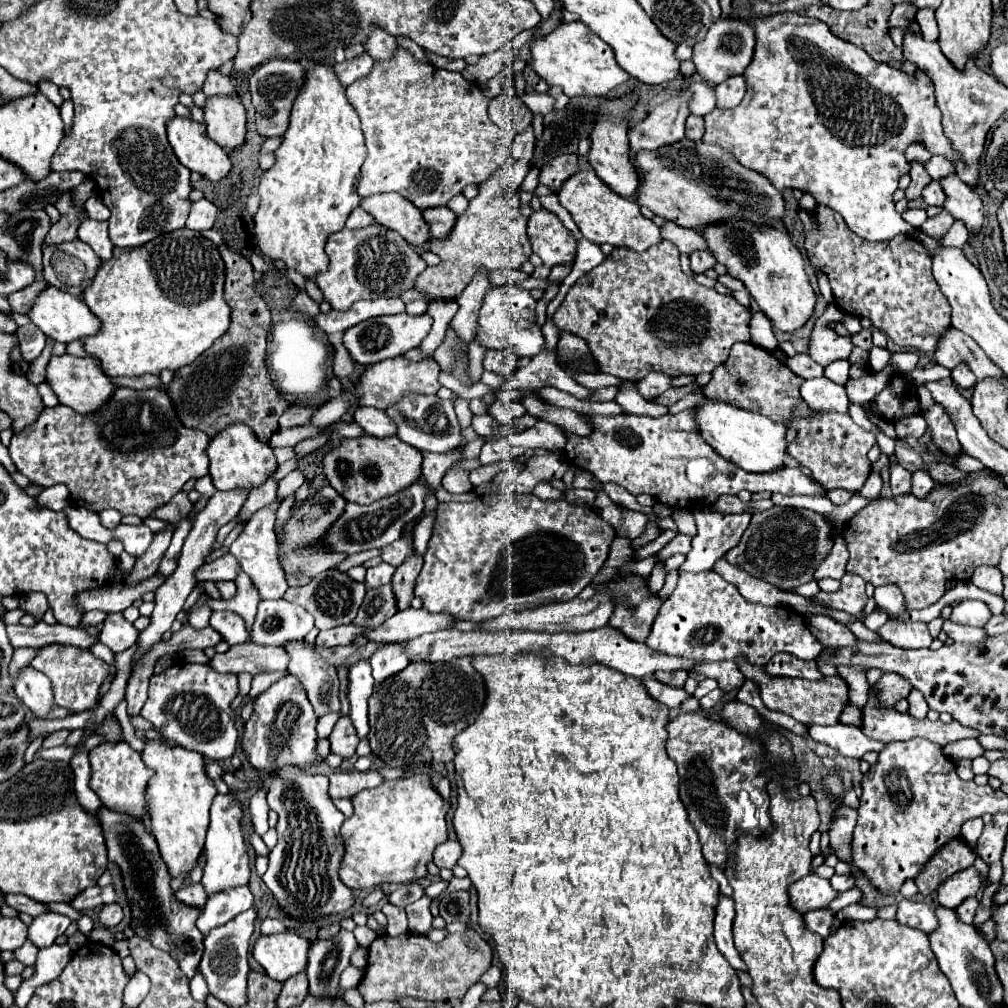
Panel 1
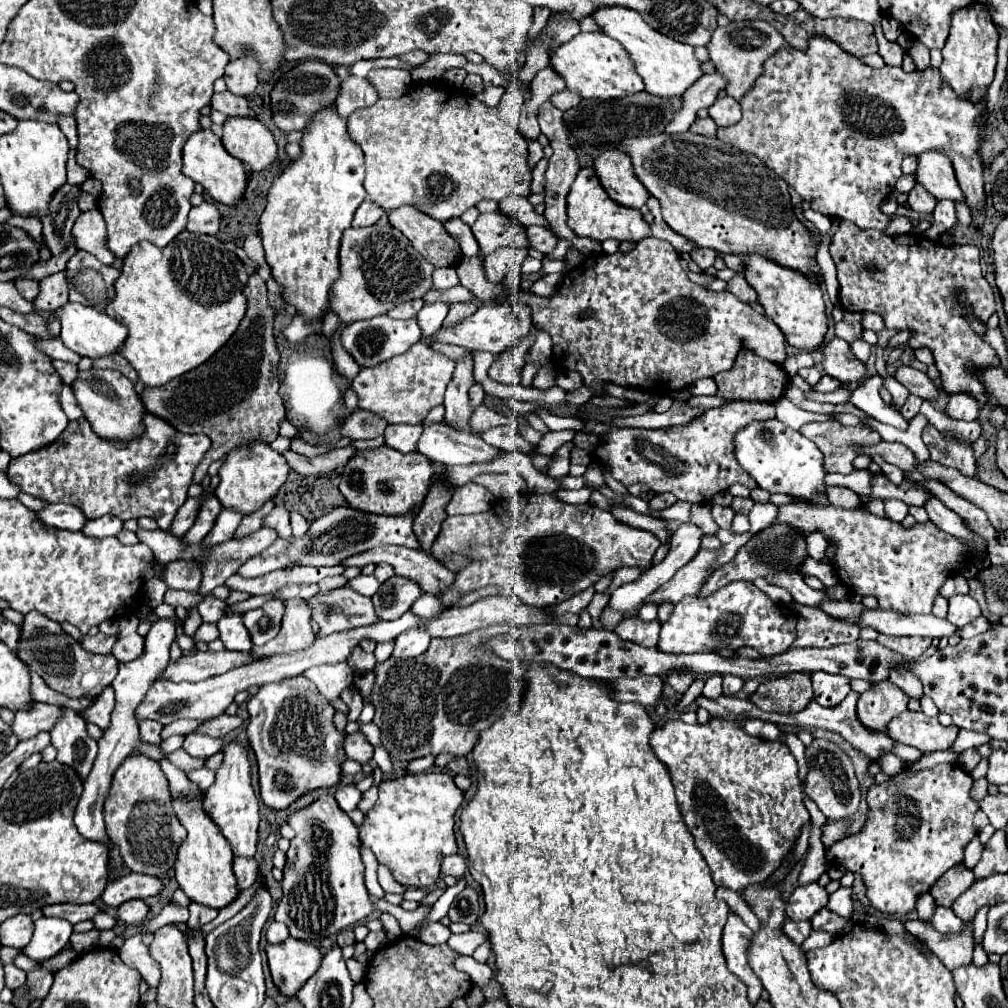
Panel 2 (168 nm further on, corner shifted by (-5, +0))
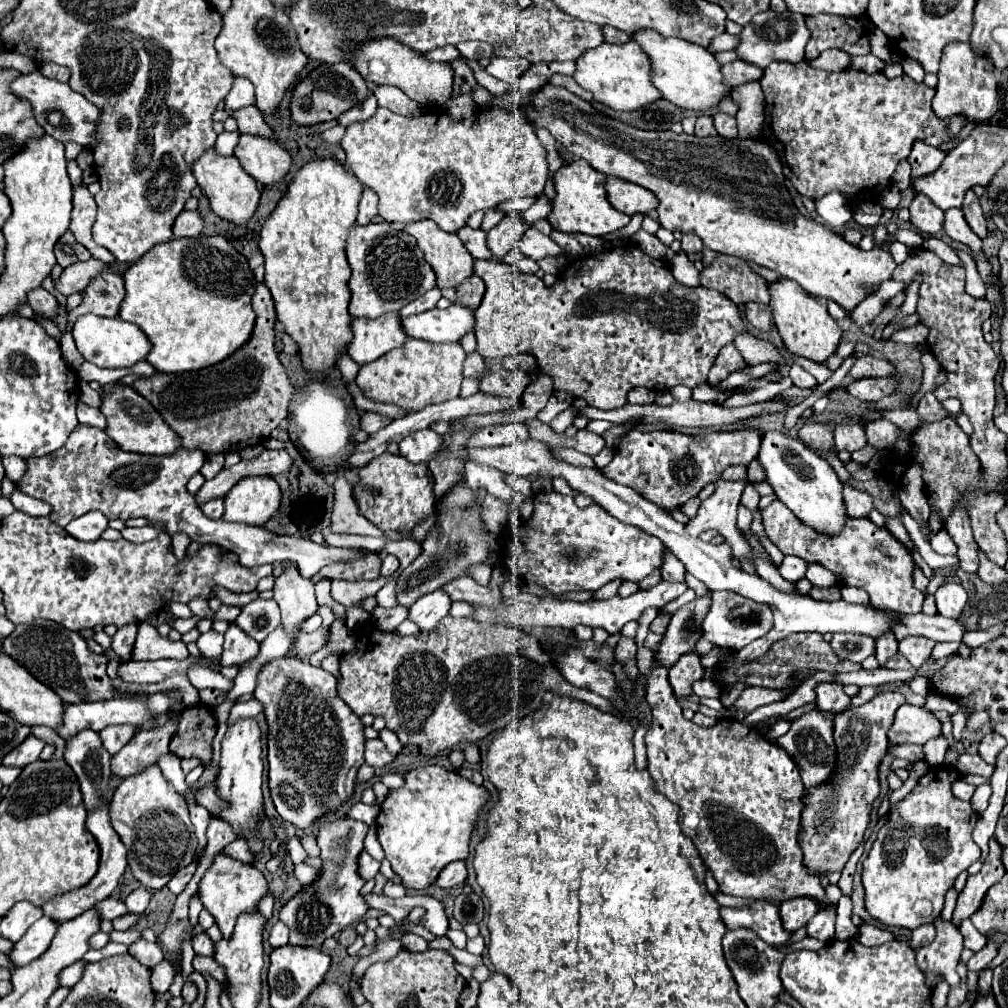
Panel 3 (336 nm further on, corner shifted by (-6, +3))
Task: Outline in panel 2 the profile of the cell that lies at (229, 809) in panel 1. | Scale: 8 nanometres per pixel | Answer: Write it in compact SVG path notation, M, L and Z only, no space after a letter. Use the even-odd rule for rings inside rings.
M229 743L223 749L223 765L215 773L215 783L205 791L205 809L211 819L219 825L223 837L229 841L233 857L253 857L257 849L257 825L259 825L259 805L251 787L249 761L241 745Z

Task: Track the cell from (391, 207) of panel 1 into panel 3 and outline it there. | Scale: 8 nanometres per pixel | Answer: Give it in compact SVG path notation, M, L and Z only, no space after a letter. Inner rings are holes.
M432 220L412 222L404 230L416 238L426 262L436 274L436 286L440 290L456 288L474 274L474 258L456 234L440 230Z

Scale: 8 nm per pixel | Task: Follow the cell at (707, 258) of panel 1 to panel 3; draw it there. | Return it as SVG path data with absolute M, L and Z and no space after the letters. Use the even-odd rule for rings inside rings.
M684 234L682 236L682 250L686 252L686 254L690 254L690 252L700 252L702 250L702 240L698 238L698 236L694 236L694 234Z

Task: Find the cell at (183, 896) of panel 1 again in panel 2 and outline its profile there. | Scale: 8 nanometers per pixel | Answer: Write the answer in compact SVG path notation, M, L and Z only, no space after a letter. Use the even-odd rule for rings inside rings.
M189 903L189 913L191 913L191 917L189 917L189 921L187 921L187 925L189 927L193 927L193 929L197 929L197 927L203 927L205 923L209 923L209 921L213 921L215 917L217 917L217 909L209 909L209 907L205 907L205 905L199 905L199 903Z

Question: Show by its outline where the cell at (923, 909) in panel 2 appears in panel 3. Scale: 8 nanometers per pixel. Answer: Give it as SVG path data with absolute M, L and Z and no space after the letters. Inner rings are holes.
M940 916L933 924L938 934L930 946L916 950L918 966L926 974L926 980L932 988L936 988L940 980L946 980L950 986L954 986L956 978L960 978L956 966L960 960L960 952L964 950L962 936L952 922L942 922Z

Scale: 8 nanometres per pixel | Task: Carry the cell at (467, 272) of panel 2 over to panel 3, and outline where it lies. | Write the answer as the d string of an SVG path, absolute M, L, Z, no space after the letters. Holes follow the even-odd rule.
M622 244L622 246L614 246L614 248L608 248L596 256L578 256L574 258L564 272L560 272L560 276L556 278L556 282L552 286L546 286L538 276L528 276L528 274L522 274L520 270L516 270L516 266L510 266L510 264L504 264L504 262L494 262L494 260L476 260L474 262L474 274L478 274L484 282L486 282L486 294L482 298L482 304L480 308L474 312L476 316L476 322L478 322L478 330L476 330L476 340L478 340L478 354L482 358L506 358L508 354L520 354L520 352L526 352L526 354L532 354L538 362L538 368L540 372L544 374L550 374L552 380L554 380L554 392L568 392L572 398L582 398L586 400L588 406L594 406L594 408L600 408L600 410L612 410L612 408L620 408L624 406L628 400L626 400L626 394L632 390L632 388L638 388L638 386L644 386L648 390L654 390L654 392L660 392L660 390L670 390L678 384L682 386L688 386L688 388L696 388L698 384L706 382L706 376L708 376L708 370L710 366L714 364L716 356L718 356L718 350L732 342L736 334L744 332L746 326L744 326L744 318L740 316L740 308L736 304L732 304L724 294L716 292L716 290L708 290L708 288L688 288L688 286L682 286L674 280L668 264L664 260L656 260L656 258L650 258L648 254L644 254L638 246L634 244Z

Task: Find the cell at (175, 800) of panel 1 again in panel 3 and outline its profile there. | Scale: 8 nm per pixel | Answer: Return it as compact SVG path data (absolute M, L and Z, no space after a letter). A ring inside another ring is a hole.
M218 854L212 868L204 874L200 888L198 888L198 896L204 904L204 908L216 918L216 924L222 932L222 938L230 938L236 926L236 920L240 914L244 912L258 912L258 902L266 896L268 892L268 882L264 878L264 874L244 862L232 860L224 854Z

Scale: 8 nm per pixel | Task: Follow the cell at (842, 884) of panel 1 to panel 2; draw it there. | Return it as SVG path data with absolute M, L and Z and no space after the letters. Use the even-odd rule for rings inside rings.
M839 887L839 889L831 895L831 899L829 899L829 903L827 903L827 909L835 911L835 913L839 913L841 917L845 917L847 921L851 921L851 917L853 917L851 887Z

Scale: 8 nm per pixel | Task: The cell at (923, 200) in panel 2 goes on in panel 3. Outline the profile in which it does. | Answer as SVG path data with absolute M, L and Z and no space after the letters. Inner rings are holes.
M916 196L910 204L910 222L914 228L922 234L936 234L942 230L942 218L944 212L936 206L926 196Z

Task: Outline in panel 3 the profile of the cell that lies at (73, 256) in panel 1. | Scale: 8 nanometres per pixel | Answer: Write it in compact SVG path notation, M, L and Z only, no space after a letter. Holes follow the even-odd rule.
M104 272L90 286L84 290L84 300L78 308L70 312L70 320L74 322L82 314L96 314L96 316L118 316L120 302L124 300L124 280L118 274Z

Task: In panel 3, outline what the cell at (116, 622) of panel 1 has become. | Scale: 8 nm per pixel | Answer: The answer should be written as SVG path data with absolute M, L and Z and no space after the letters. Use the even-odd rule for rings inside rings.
M148 622L138 624L138 638L132 652L132 660L162 660L162 658L186 660L188 648L182 640L172 642L170 638L162 638L154 624Z

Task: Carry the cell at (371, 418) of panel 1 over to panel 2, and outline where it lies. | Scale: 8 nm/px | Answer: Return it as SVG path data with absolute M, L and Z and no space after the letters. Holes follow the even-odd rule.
M387 425L385 443L401 453L415 451L415 443L421 435L421 425Z

